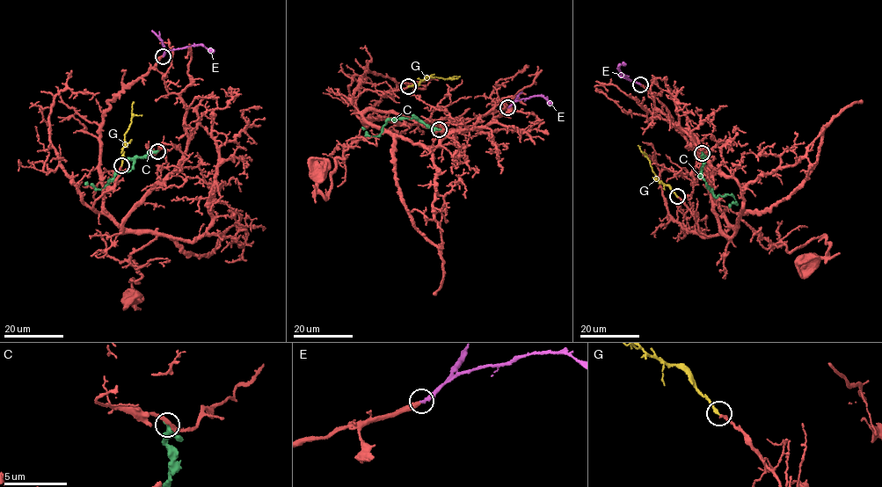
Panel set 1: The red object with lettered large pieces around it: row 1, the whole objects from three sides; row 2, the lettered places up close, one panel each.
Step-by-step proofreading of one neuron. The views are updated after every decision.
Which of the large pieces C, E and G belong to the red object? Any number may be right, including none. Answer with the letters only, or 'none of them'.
E

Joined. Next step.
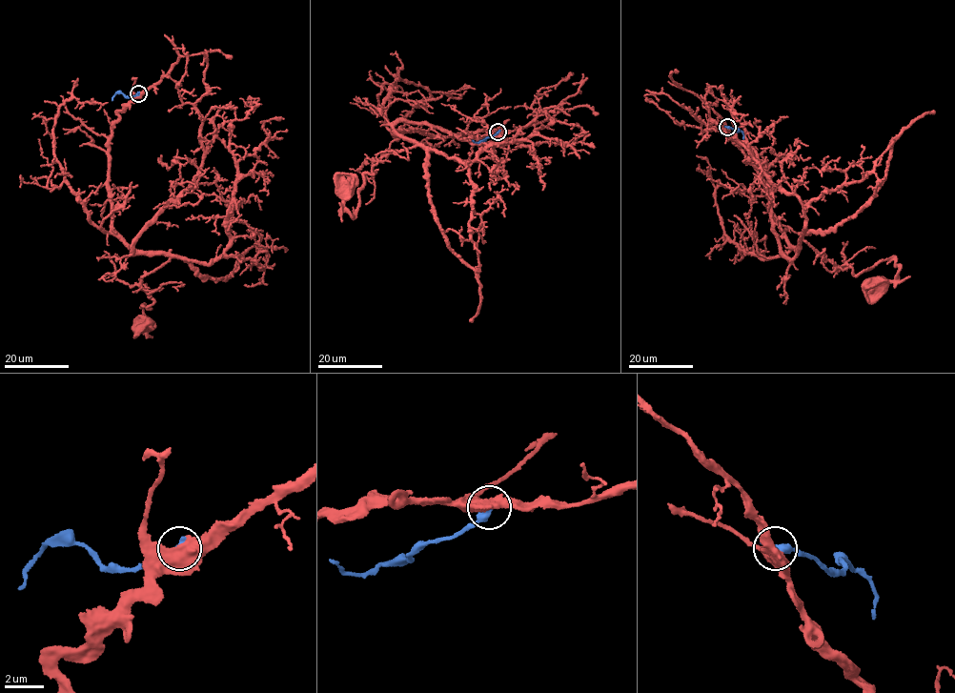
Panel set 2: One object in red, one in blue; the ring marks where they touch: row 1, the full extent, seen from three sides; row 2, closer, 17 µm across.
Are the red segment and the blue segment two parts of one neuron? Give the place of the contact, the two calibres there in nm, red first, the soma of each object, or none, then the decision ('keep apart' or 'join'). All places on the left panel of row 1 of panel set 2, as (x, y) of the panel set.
(138, 93) | 850/480 nm | red (139, 325) | blue none | keep apart

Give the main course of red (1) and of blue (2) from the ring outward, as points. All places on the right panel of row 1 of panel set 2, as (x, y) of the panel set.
1: (727, 127), (761, 176), (787, 243), (798, 250), (801, 238), (855, 275), (893, 259), (898, 273), (880, 283)
2: (727, 127), (742, 132), (743, 139)

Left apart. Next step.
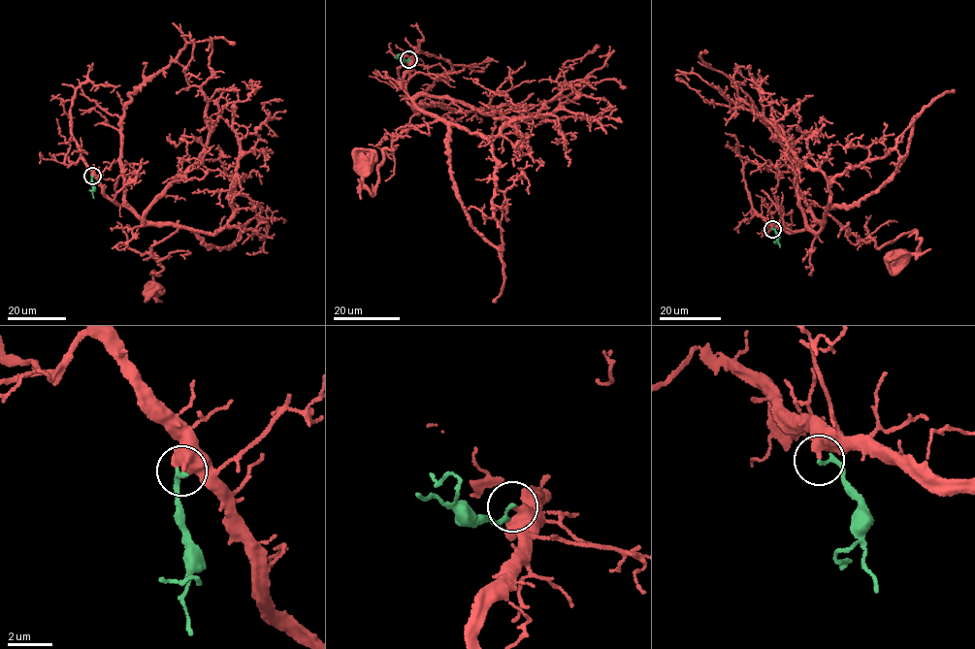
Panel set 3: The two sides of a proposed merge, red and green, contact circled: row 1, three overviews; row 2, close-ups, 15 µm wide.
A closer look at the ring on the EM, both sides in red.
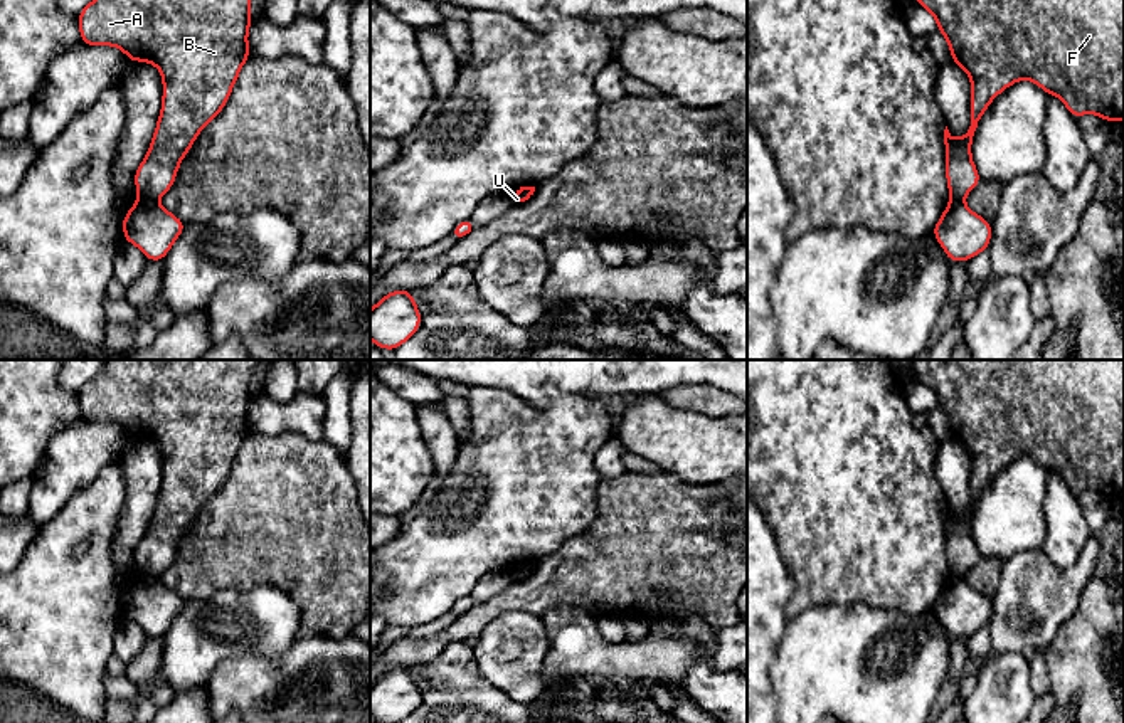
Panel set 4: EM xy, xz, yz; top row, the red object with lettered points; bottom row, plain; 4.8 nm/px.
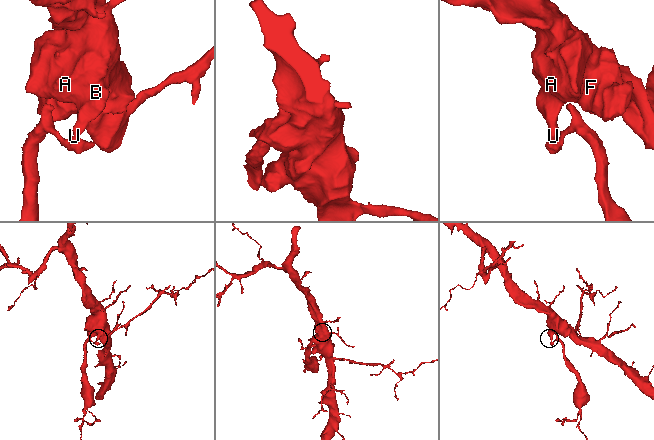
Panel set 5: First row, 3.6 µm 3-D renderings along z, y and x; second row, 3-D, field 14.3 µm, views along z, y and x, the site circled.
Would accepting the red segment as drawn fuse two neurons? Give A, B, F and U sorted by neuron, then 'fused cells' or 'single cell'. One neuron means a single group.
groups A B F / U; fused cells

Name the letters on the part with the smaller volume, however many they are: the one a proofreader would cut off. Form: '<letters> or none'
U

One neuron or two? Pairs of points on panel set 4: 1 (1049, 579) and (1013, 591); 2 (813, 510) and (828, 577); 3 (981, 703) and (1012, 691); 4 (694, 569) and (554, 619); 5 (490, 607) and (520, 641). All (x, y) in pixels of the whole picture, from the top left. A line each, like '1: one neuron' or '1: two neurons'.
1: one neuron
2: one neuron
3: one neuron
4: two neurons
5: two neurons

